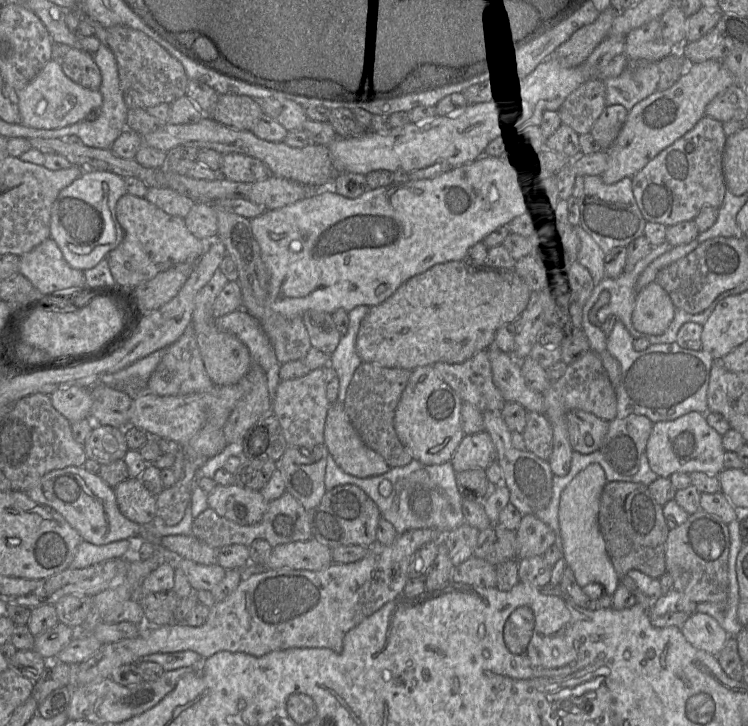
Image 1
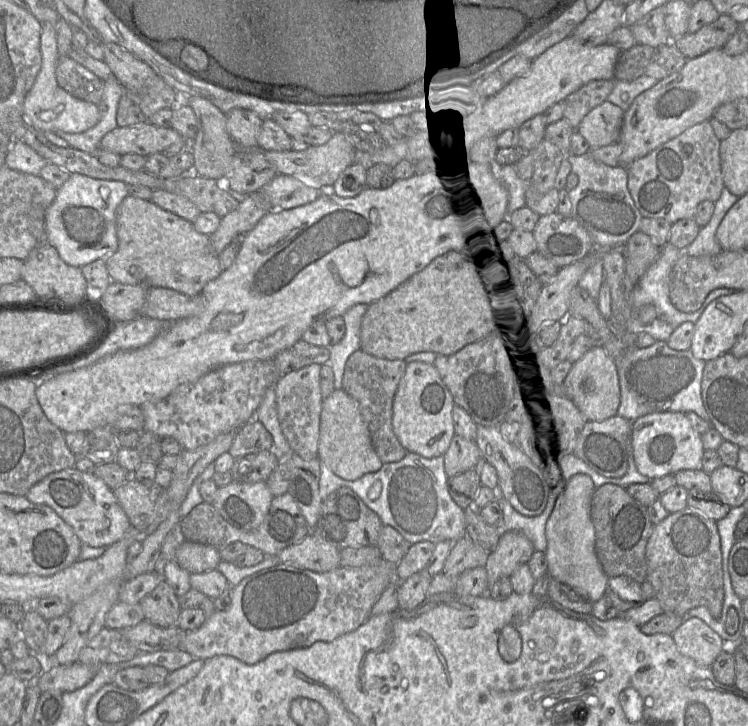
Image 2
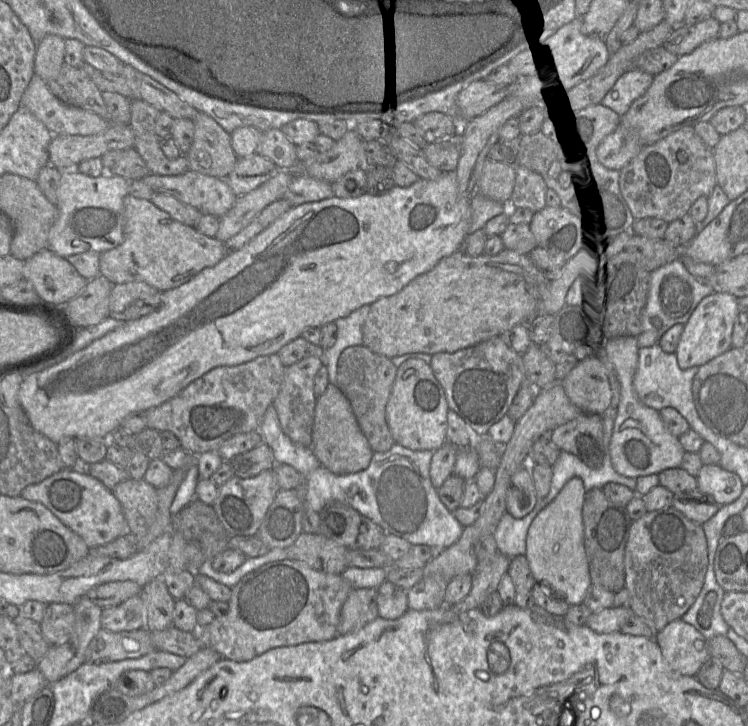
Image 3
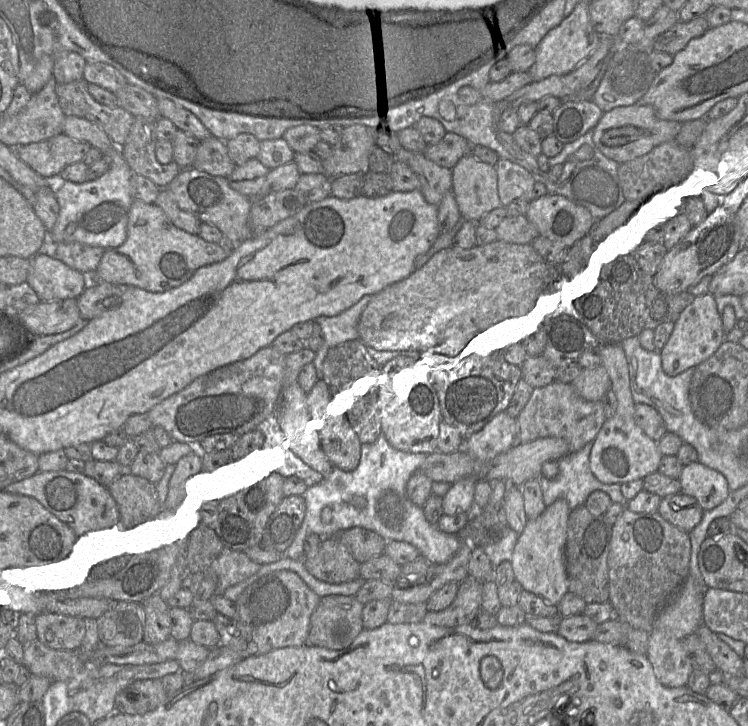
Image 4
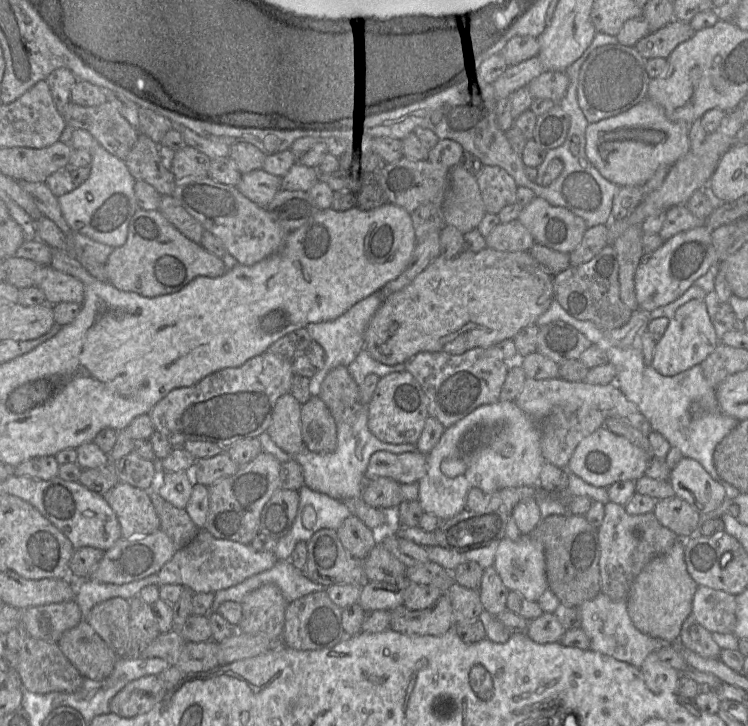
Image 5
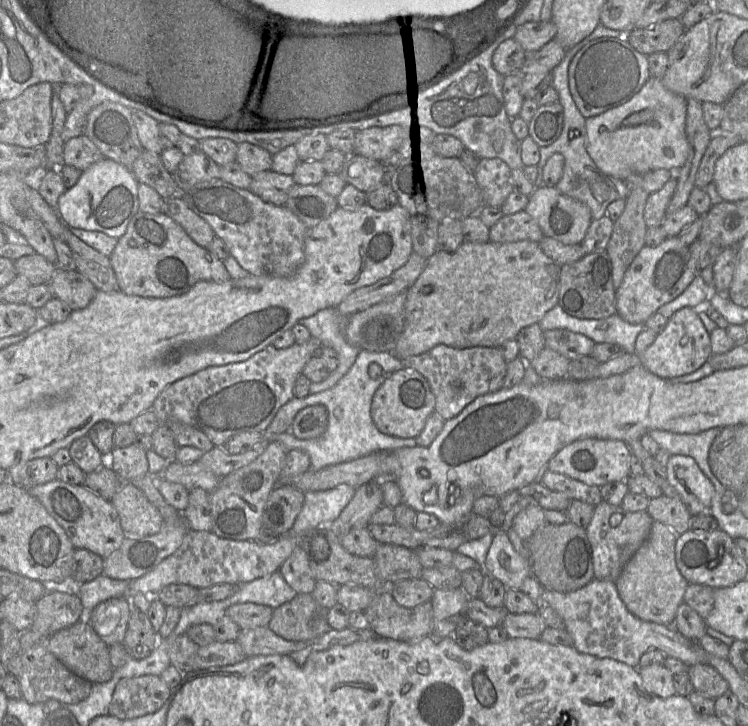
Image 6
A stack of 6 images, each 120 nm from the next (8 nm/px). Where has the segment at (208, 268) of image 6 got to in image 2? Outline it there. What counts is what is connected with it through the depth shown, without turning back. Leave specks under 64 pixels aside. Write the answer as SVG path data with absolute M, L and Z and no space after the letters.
M127 195L119 205L116 214L116 231L117 231L117 238L118 238L118 247L117 250L105 258L105 264L107 268L107 272L110 276L111 281L118 282L125 285L146 285L148 287L156 286L156 287L163 287L173 289L179 293L185 294L187 296L195 296L199 295L204 286L217 278L223 271L220 261L219 255L215 255L211 249L210 245L210 236L199 233L194 228L193 224L184 218L170 212L167 210L162 209L161 207L157 206L151 200L140 199L137 197L133 197L131 195Z

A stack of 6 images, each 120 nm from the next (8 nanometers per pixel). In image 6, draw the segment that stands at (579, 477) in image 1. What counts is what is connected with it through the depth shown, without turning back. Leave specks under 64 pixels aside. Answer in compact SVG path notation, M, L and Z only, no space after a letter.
M507 532L493 536L484 571L500 580L507 590L521 591L524 580L533 576L530 561L515 550Z

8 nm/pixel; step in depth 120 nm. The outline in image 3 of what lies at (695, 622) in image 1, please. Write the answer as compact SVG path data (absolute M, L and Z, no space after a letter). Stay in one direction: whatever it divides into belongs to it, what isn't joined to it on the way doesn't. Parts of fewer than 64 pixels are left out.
M678 619L653 637L670 668L685 676L696 676L710 657L708 639L694 626Z

